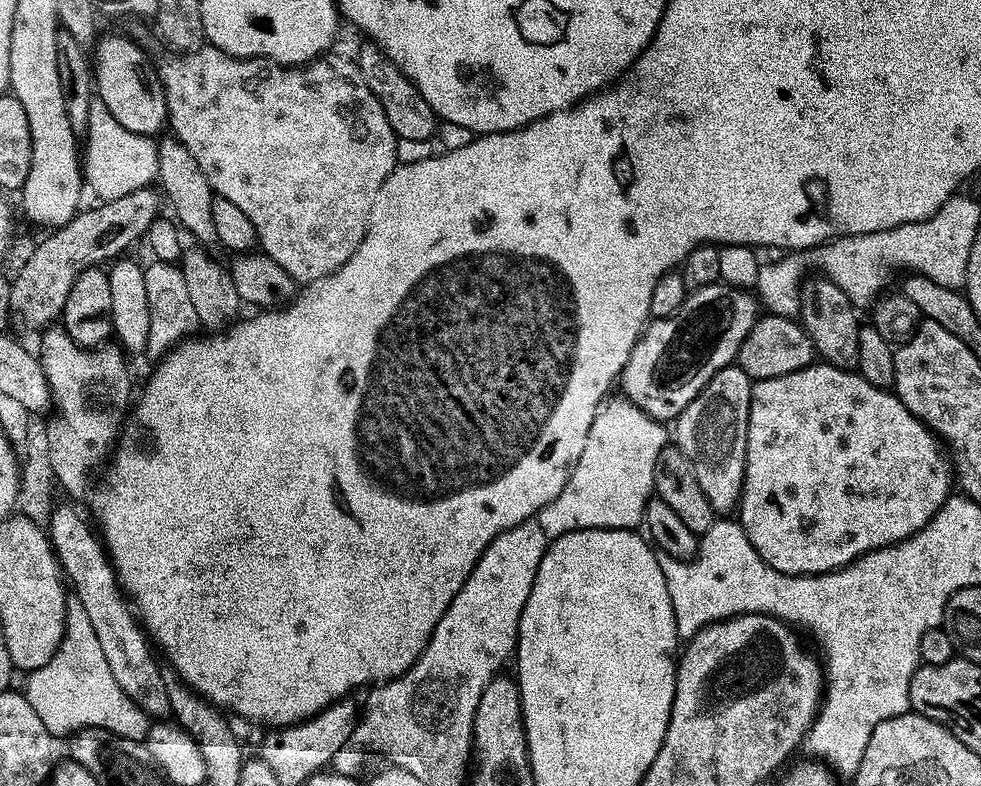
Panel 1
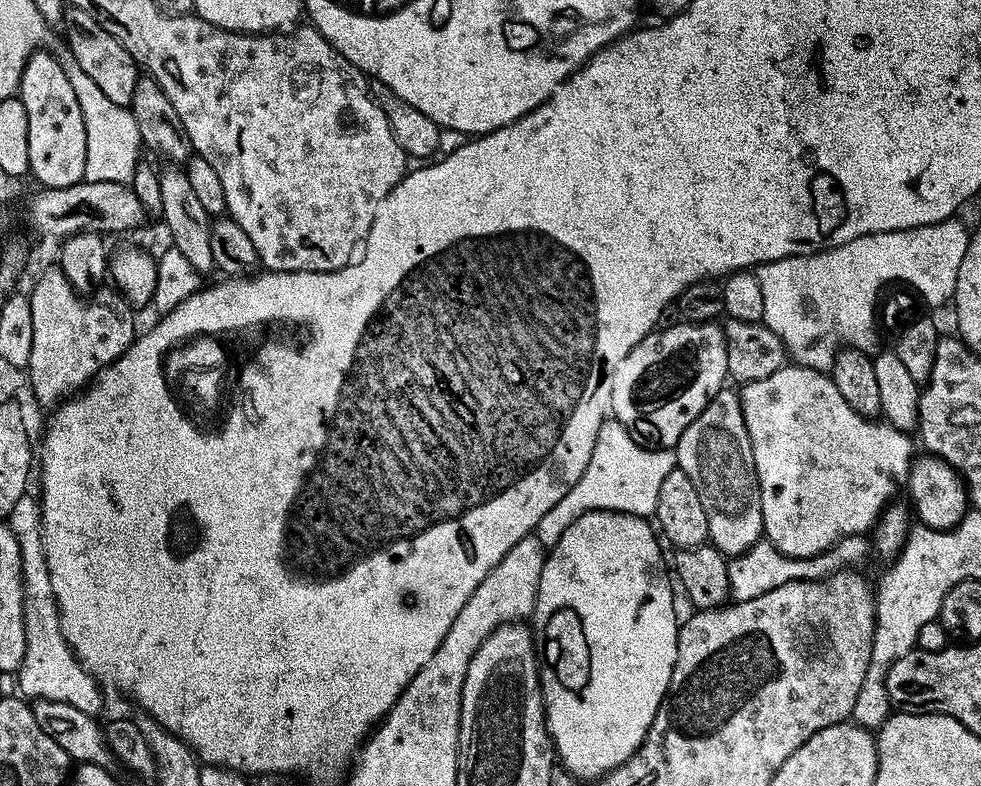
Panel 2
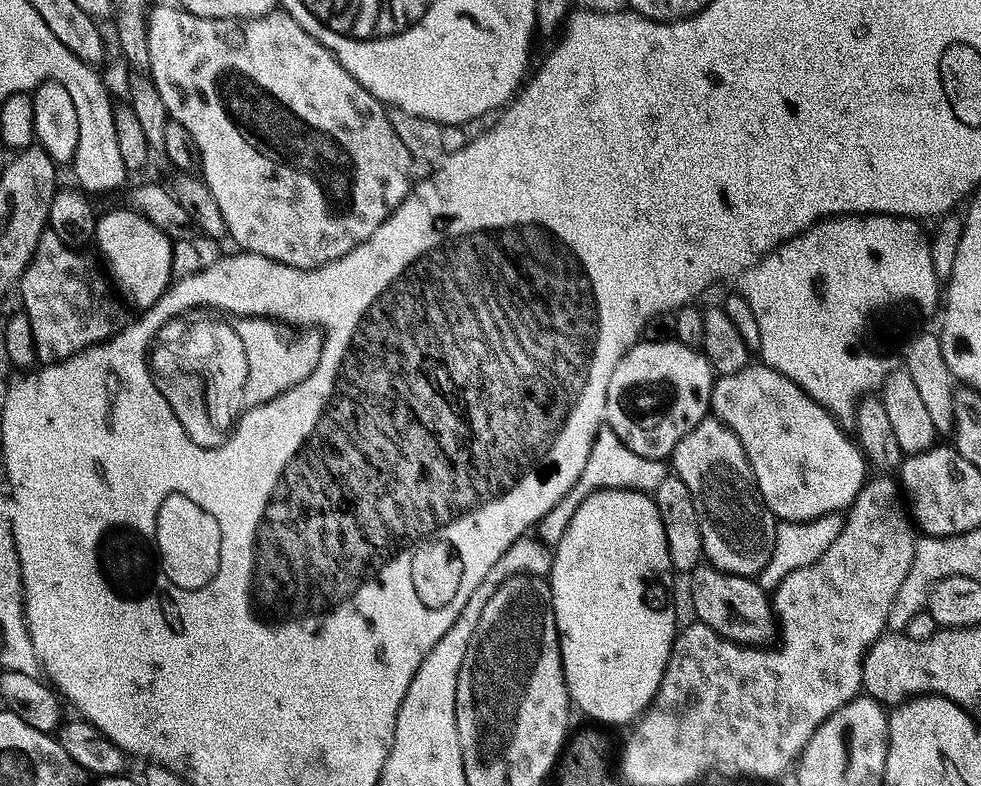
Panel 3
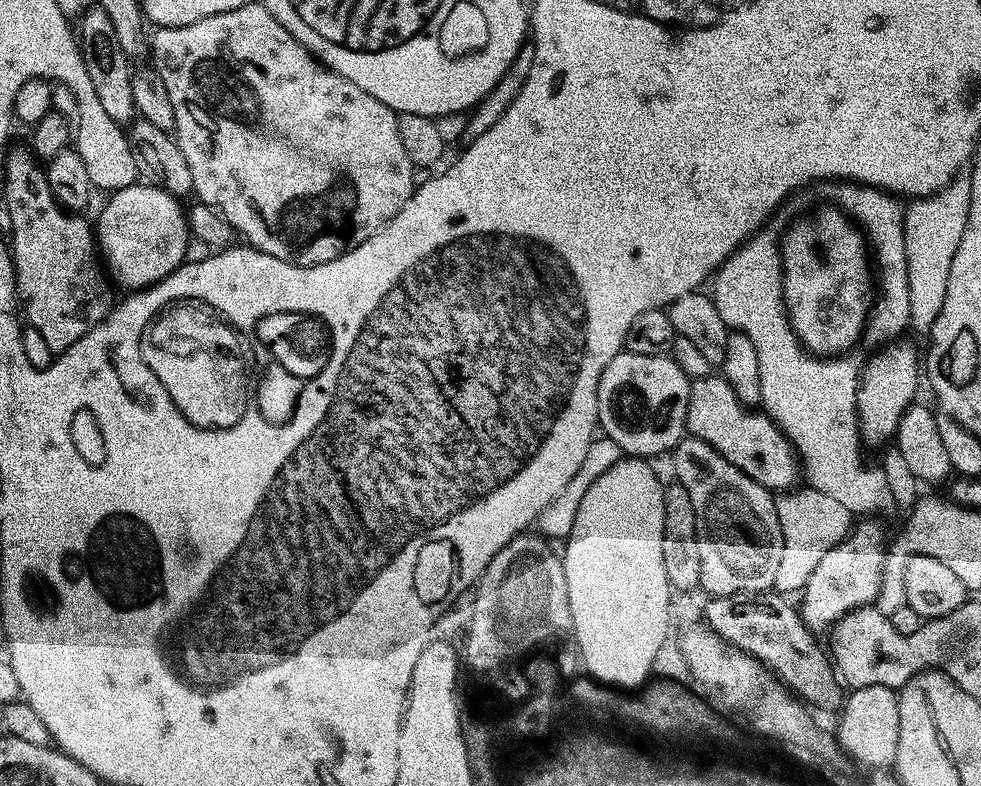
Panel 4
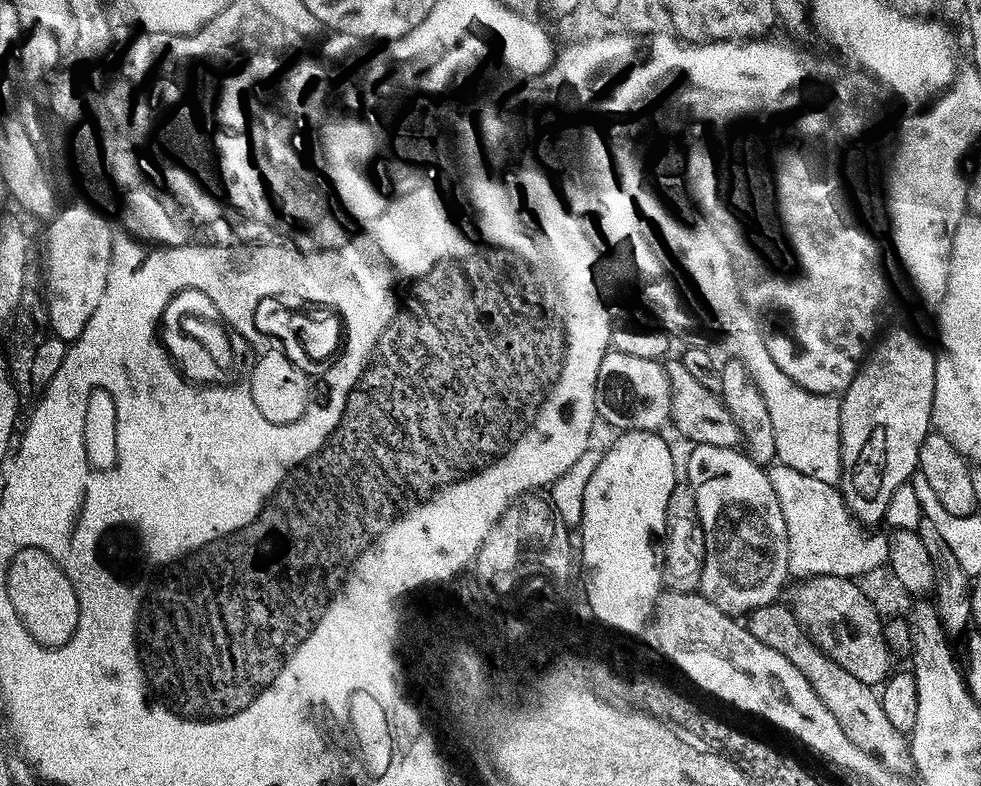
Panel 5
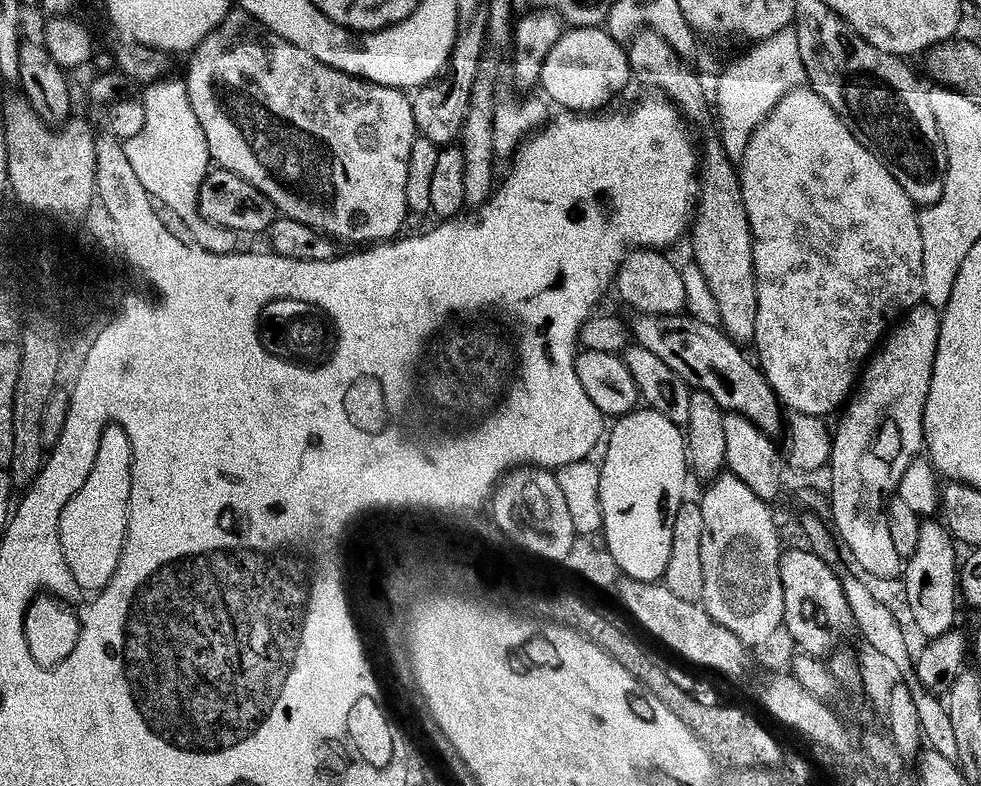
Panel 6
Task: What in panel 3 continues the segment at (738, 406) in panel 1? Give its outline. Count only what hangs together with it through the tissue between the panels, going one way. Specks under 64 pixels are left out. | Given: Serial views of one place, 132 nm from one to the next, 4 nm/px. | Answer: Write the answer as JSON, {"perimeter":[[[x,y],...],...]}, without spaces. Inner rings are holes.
{"perimeter":[[[709,414],[704,417],[678,446],[674,446],[670,457],[671,471],[682,482],[686,482],[686,490],[690,490],[690,498],[694,502],[694,510],[698,514],[698,522],[702,530],[702,546],[704,560],[719,572],[728,572],[731,576],[759,577],[760,572],[770,562],[774,554],[777,519],[760,499],[760,490],[752,477],[752,467],[746,458],[746,450],[742,450],[742,442],[727,428],[721,420]]]}

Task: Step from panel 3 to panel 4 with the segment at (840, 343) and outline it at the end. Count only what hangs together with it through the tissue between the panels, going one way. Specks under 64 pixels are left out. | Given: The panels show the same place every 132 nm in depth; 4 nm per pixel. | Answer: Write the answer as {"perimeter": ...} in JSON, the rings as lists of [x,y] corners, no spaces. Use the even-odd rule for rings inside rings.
{"perimeter":[[[860,186],[855,190],[857,192],[852,196],[850,216],[866,233],[867,239],[874,249],[874,260],[878,265],[878,280],[879,283],[880,280],[884,283],[884,300],[888,303],[880,304],[877,308],[875,305],[874,311],[868,318],[866,336],[867,339],[892,342],[899,337],[896,335],[904,327],[906,329],[909,327],[911,317],[910,286],[906,270],[906,242],[904,241],[904,208],[895,195],[879,188]],[[756,234],[745,240],[716,269],[715,280],[716,285],[710,289],[710,295],[718,314],[722,314],[729,329],[743,332],[750,338],[750,342],[754,342],[754,350],[758,350],[758,374],[762,386],[760,404],[798,449],[803,463],[804,460],[808,463],[811,487],[836,499],[853,514],[870,511],[879,502],[880,495],[885,495],[887,482],[880,466],[874,463],[864,468],[864,460],[860,457],[862,437],[856,418],[856,395],[860,389],[861,365],[856,365],[848,354],[839,358],[817,358],[802,347],[792,330],[792,323],[788,321],[788,313],[784,307],[781,253],[768,249],[768,240],[764,234]],[[878,263],[880,263],[880,268]]]}

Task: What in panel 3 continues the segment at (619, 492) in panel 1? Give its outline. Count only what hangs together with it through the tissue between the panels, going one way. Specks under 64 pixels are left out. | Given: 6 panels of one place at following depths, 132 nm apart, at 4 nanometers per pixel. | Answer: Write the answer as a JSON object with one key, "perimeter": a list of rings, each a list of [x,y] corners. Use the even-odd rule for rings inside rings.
{"perimeter":[[[604,426],[596,433],[596,440],[592,443],[592,453],[578,478],[578,482],[563,496],[538,523],[534,529],[536,539],[544,544],[554,546],[566,534],[566,526],[570,526],[570,518],[578,510],[578,506],[592,492],[601,490],[640,490],[642,492],[654,492],[668,475],[667,465],[661,460],[642,458],[634,454],[618,437],[612,433],[612,429]]]}

